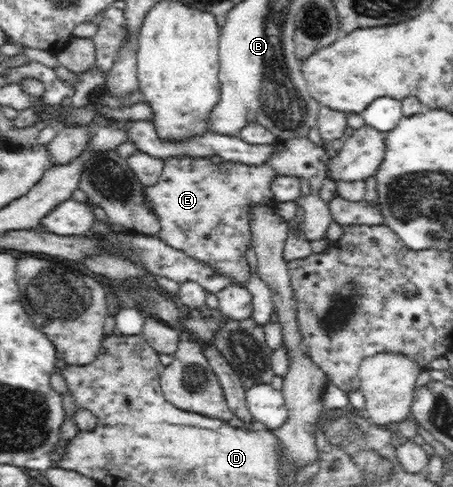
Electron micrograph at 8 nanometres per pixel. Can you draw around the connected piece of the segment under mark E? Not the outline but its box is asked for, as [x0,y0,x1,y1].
[142,156,279,287]

